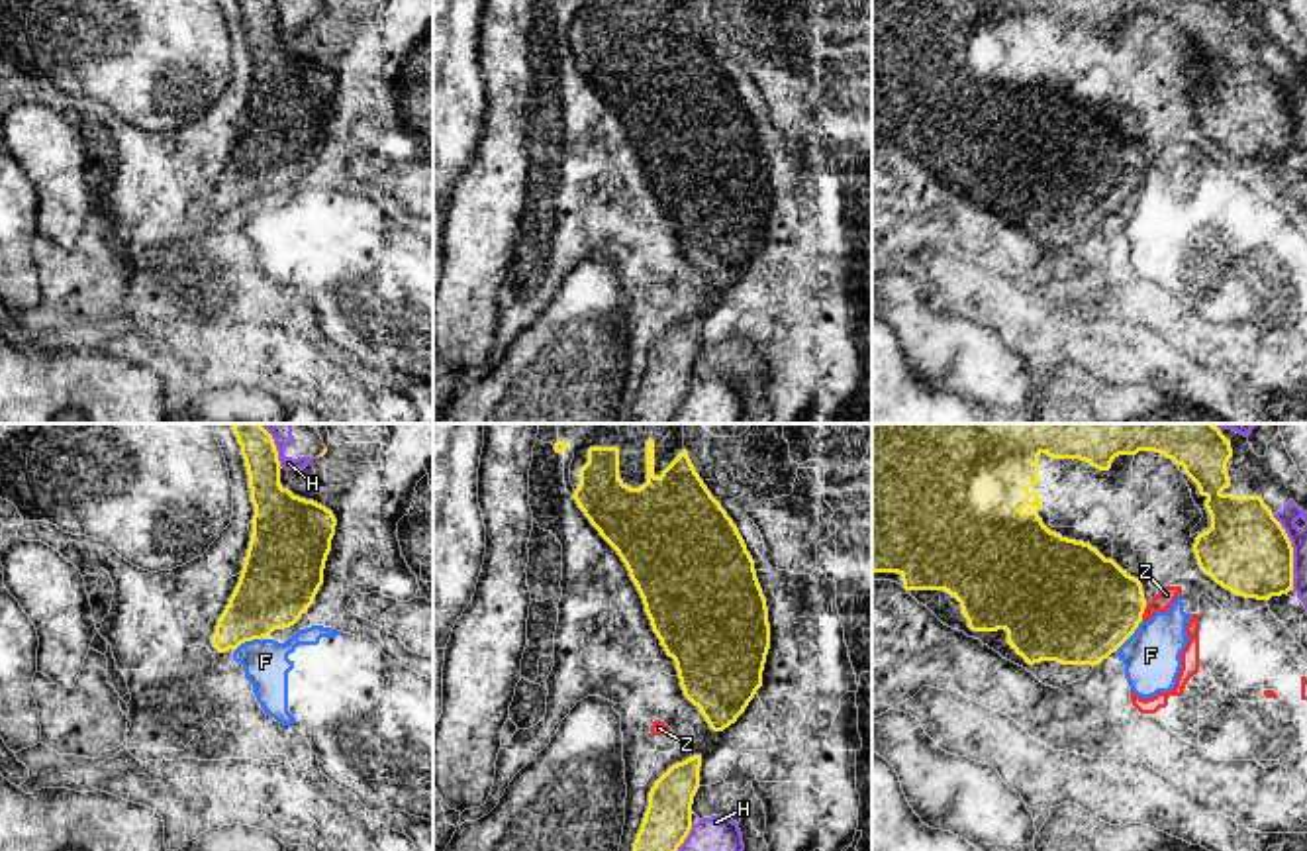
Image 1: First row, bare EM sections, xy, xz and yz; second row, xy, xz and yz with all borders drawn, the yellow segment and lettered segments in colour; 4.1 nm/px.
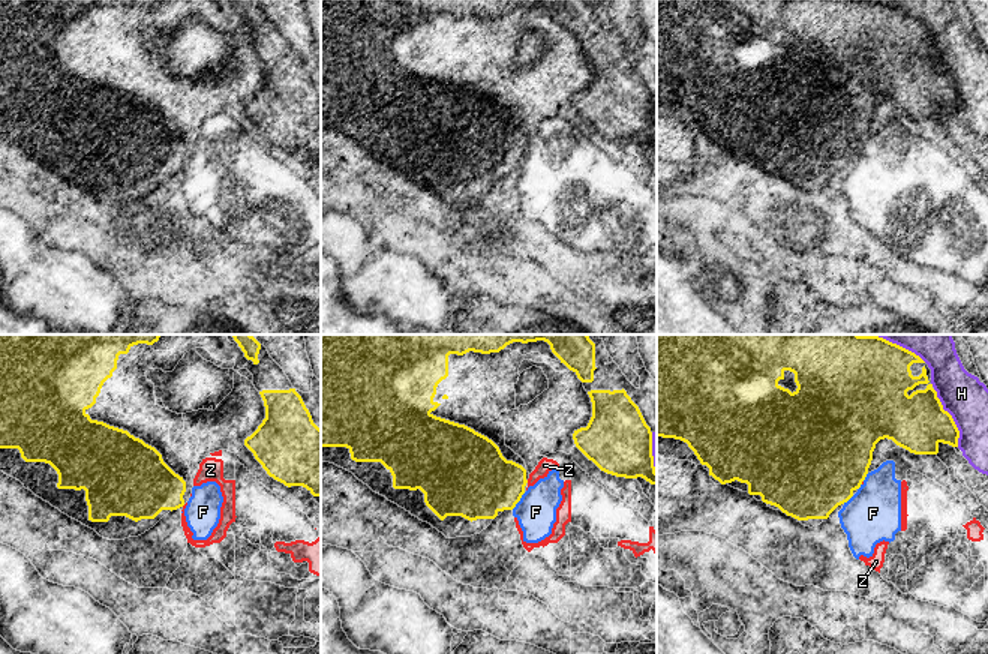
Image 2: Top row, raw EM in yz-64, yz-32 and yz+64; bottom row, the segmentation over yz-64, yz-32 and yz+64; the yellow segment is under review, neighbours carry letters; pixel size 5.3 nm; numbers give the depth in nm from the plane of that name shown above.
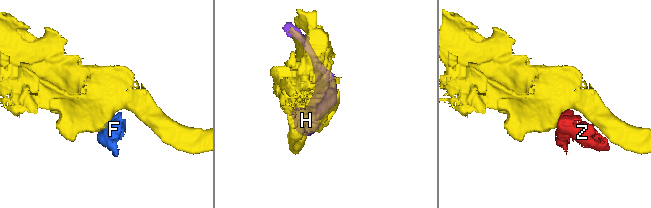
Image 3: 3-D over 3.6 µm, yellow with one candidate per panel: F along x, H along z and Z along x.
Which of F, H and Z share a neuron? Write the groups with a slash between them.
F Z / H

